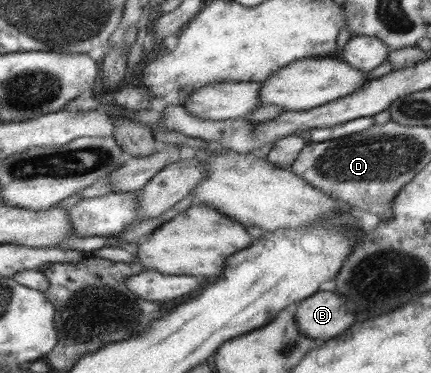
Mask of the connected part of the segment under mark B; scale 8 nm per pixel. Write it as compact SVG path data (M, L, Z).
M317 291L314 295L303 299L300 305L295 307L293 316L297 330L302 335L323 343L326 339L332 339L338 333L342 333L344 329L348 329L350 323L354 321L356 313L350 311L339 295L332 293L332 291Z

